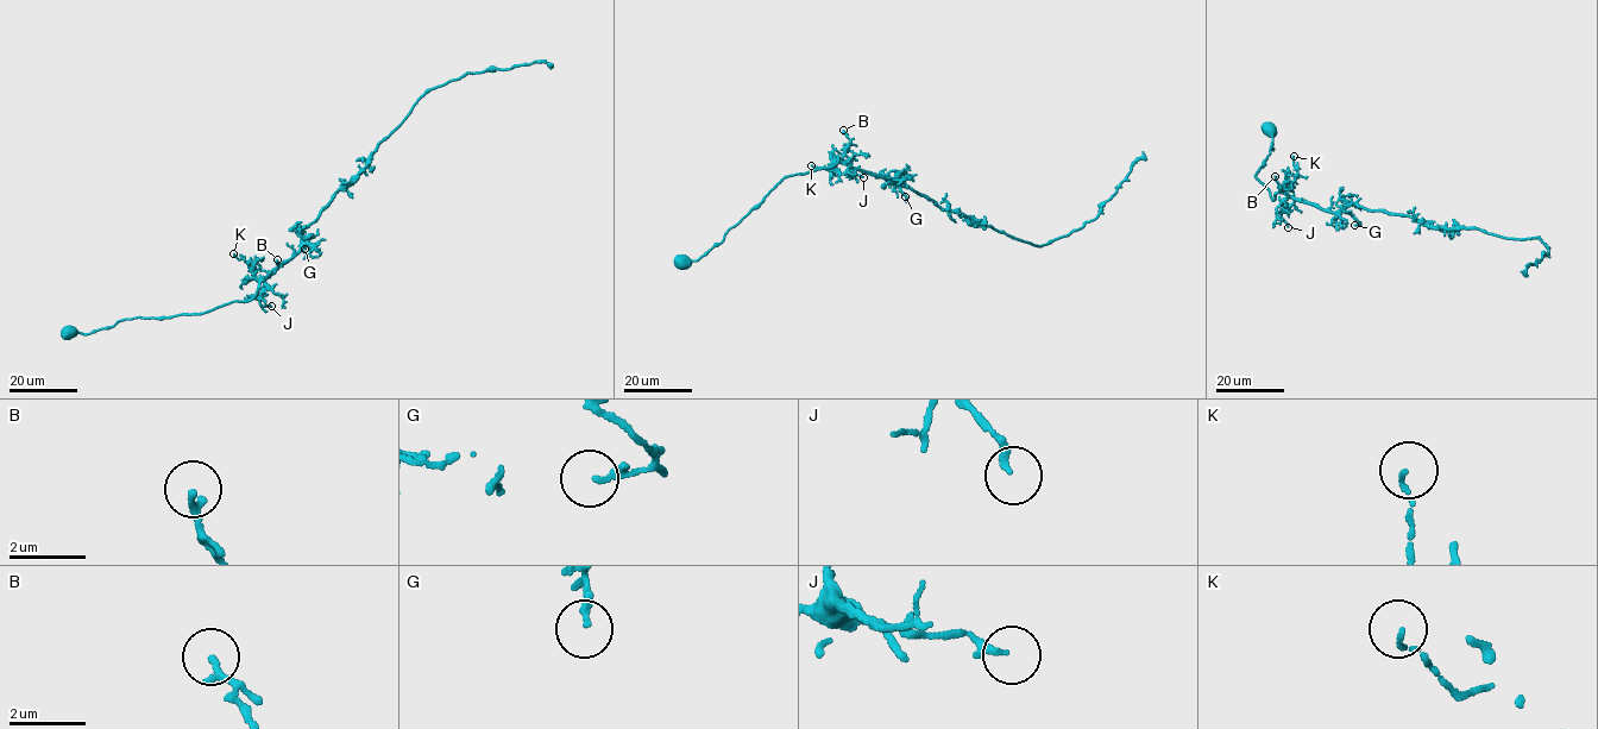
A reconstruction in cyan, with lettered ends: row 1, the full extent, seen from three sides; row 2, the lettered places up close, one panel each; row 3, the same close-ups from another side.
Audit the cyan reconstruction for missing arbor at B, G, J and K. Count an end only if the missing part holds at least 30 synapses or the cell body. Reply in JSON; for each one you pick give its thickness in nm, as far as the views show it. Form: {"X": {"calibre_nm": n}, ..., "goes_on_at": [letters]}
{"goes_on_at": []}

